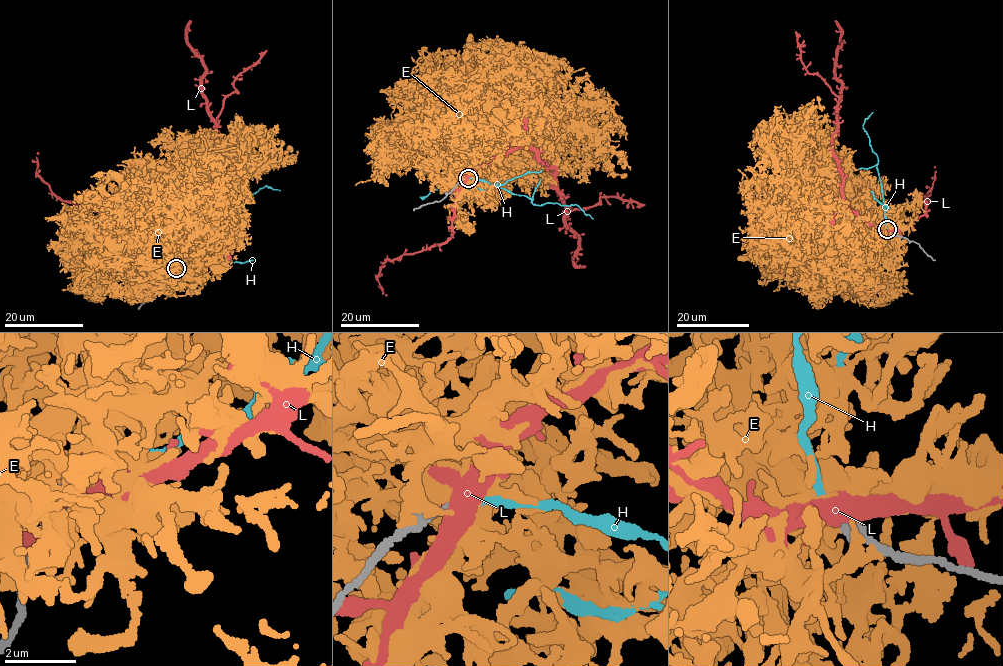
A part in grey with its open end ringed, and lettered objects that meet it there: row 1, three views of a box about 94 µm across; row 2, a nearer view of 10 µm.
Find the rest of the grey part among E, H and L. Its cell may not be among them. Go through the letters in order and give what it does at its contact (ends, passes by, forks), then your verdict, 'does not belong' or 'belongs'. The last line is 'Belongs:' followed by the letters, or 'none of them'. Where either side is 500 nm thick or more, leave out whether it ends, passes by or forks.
E: it forks; does not belong
H: it ends; does not belong
L: it forks; does not belong
Belongs: none of them

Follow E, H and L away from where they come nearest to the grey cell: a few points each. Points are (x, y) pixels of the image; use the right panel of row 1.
E: (888, 232), (862, 229), (838, 231), (809, 213)
H: (887, 229), (876, 164), (878, 159), (863, 127), (873, 113)
L: (888, 230), (866, 223), (844, 203), (842, 173), (831, 148), (841, 81), (835, 76), (841, 27), (835, 21)

